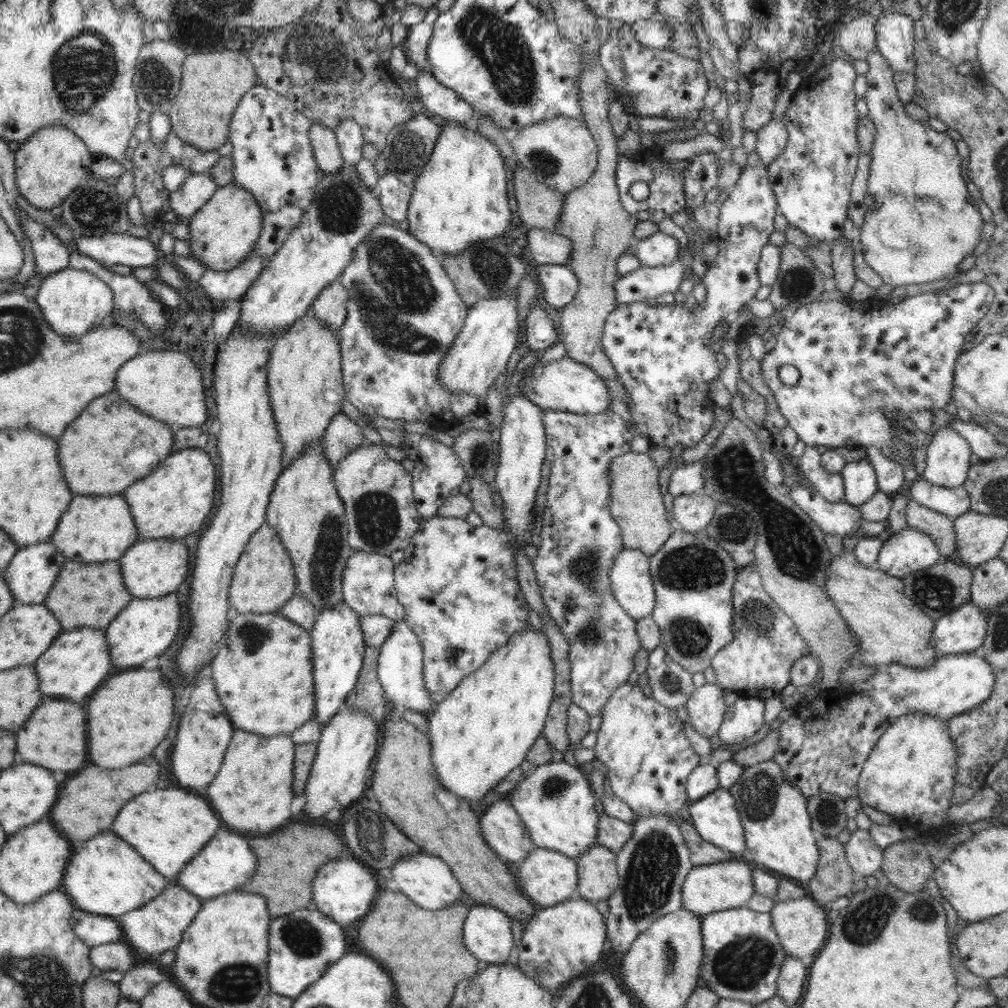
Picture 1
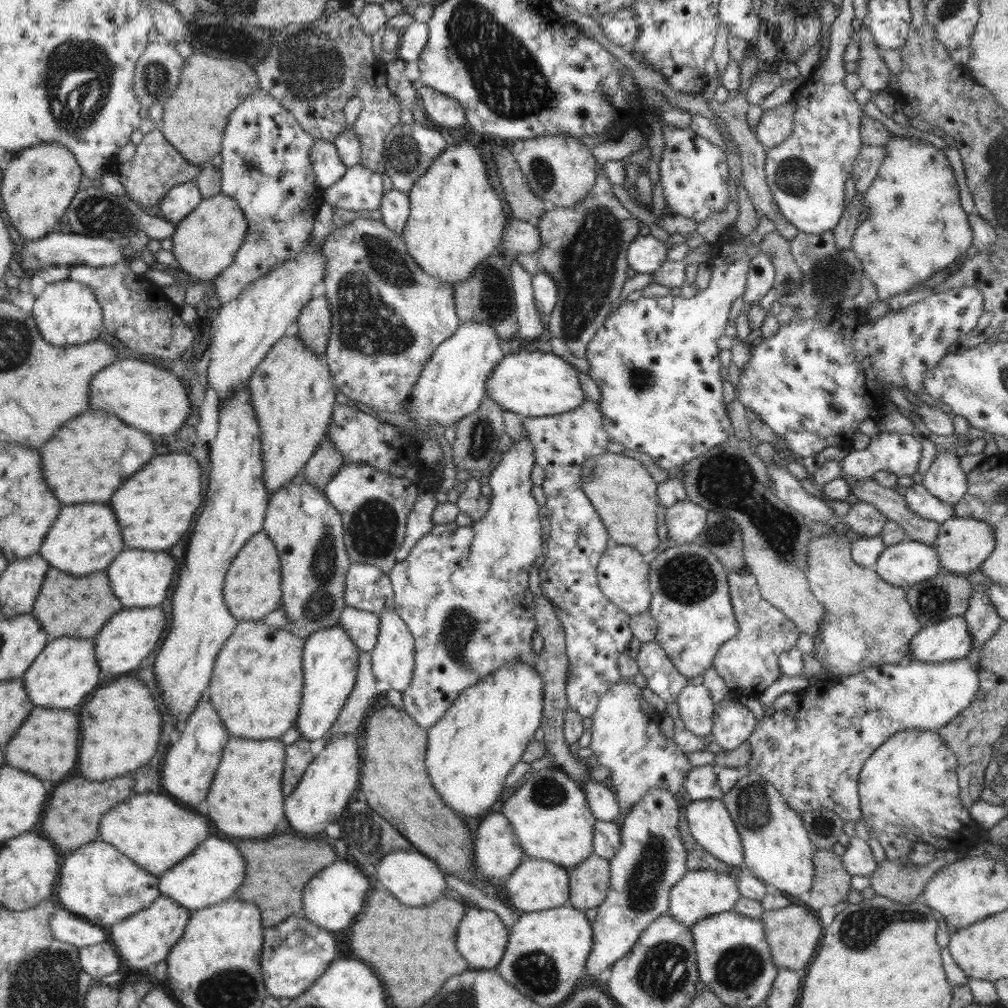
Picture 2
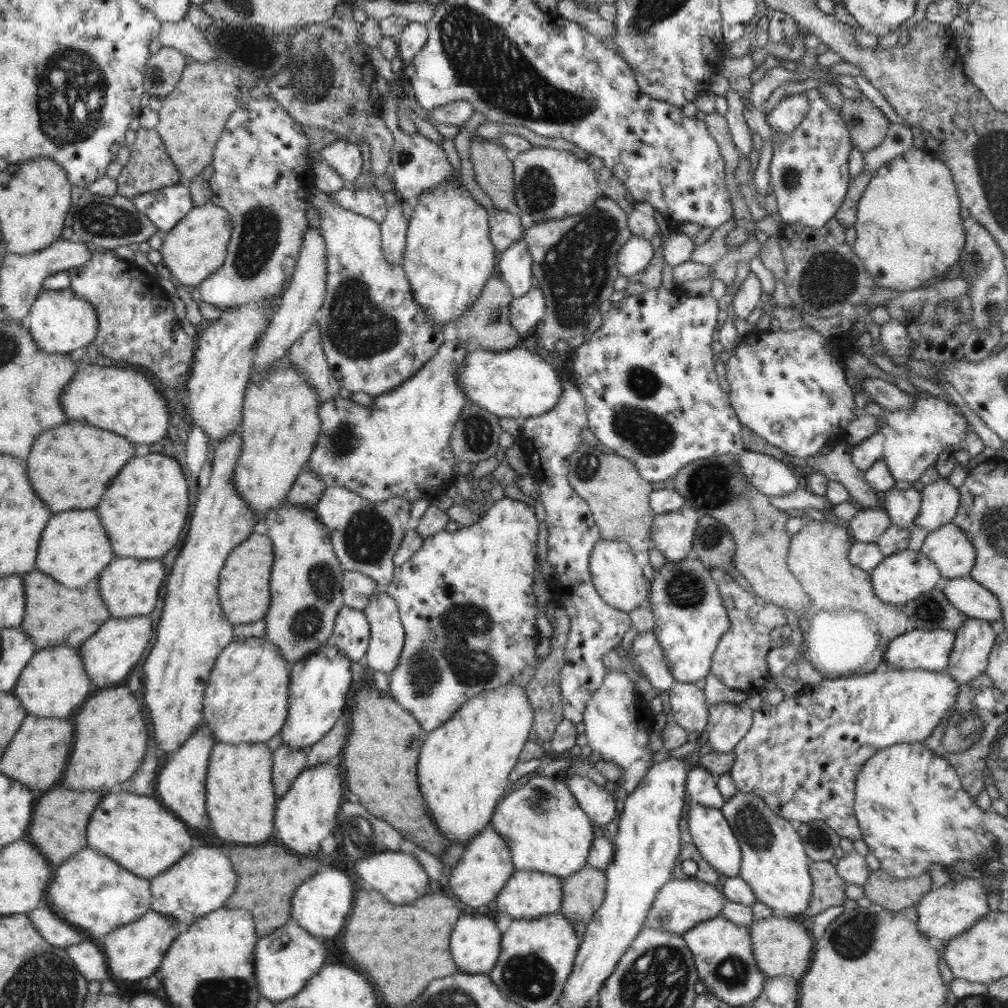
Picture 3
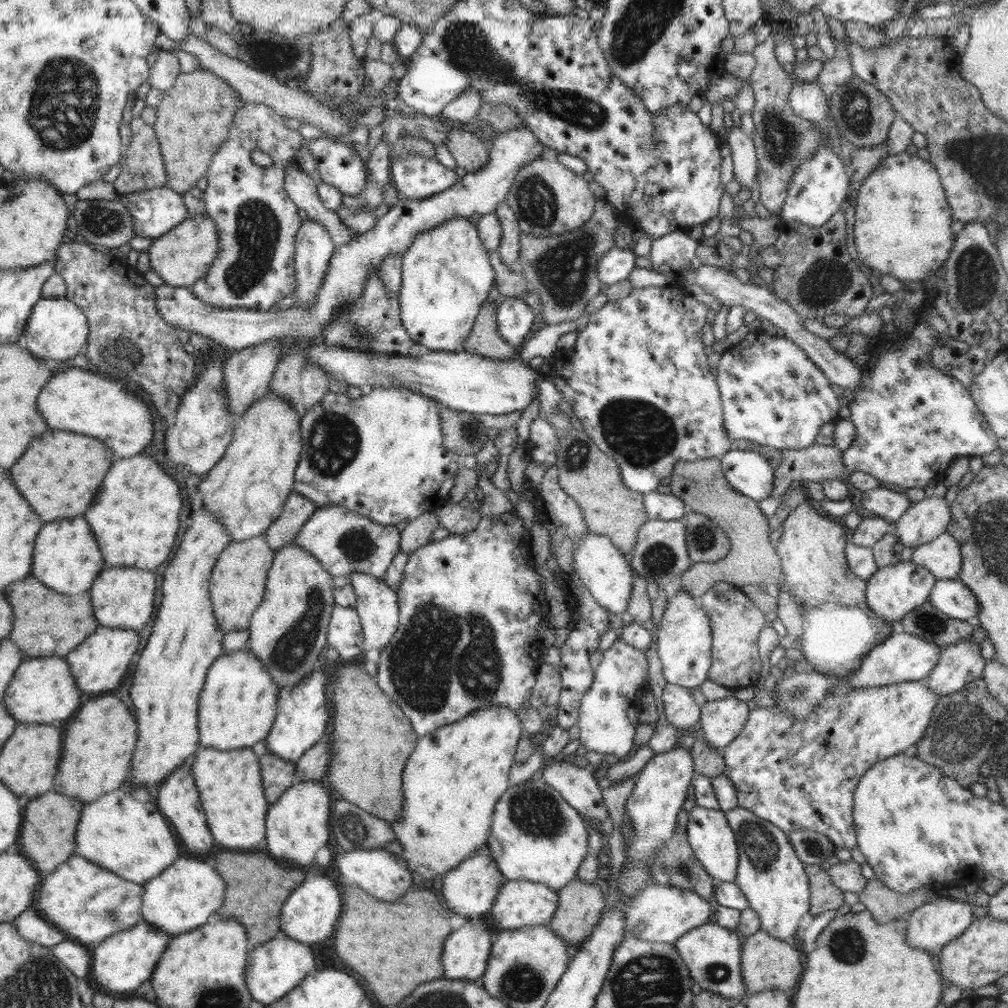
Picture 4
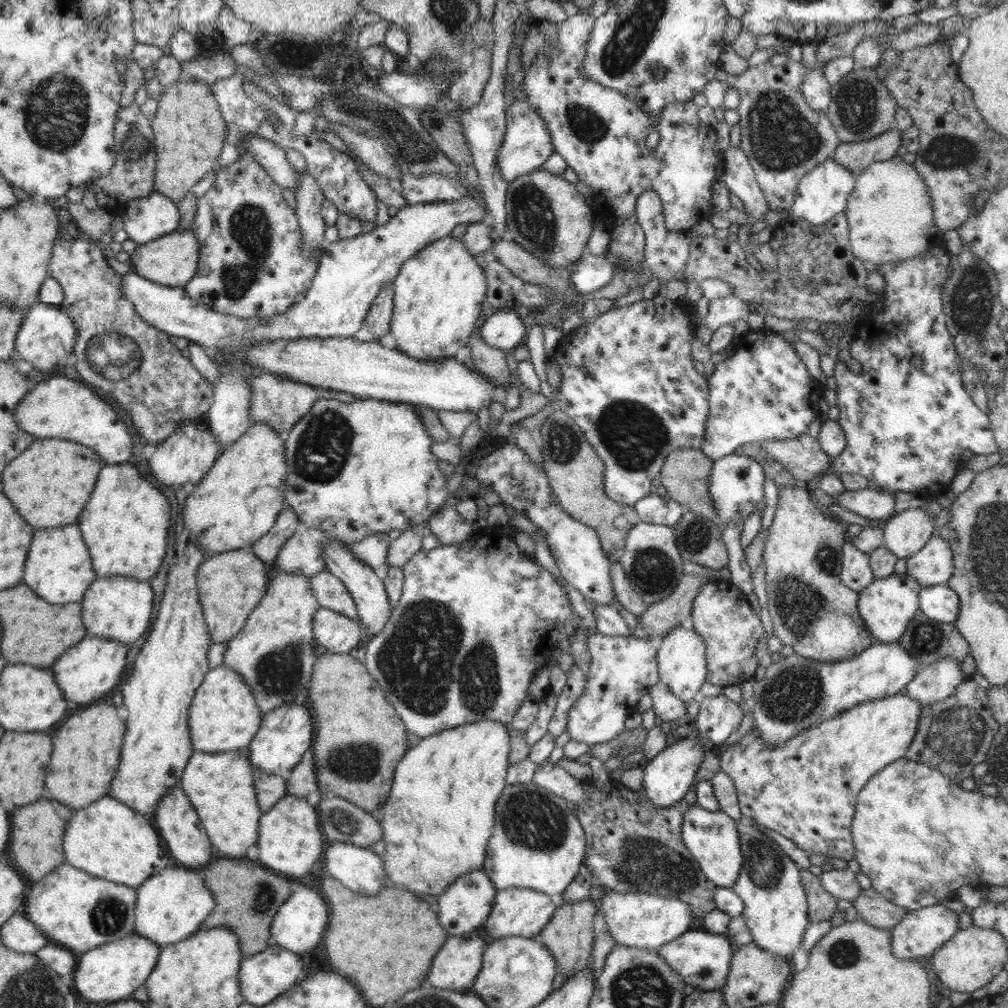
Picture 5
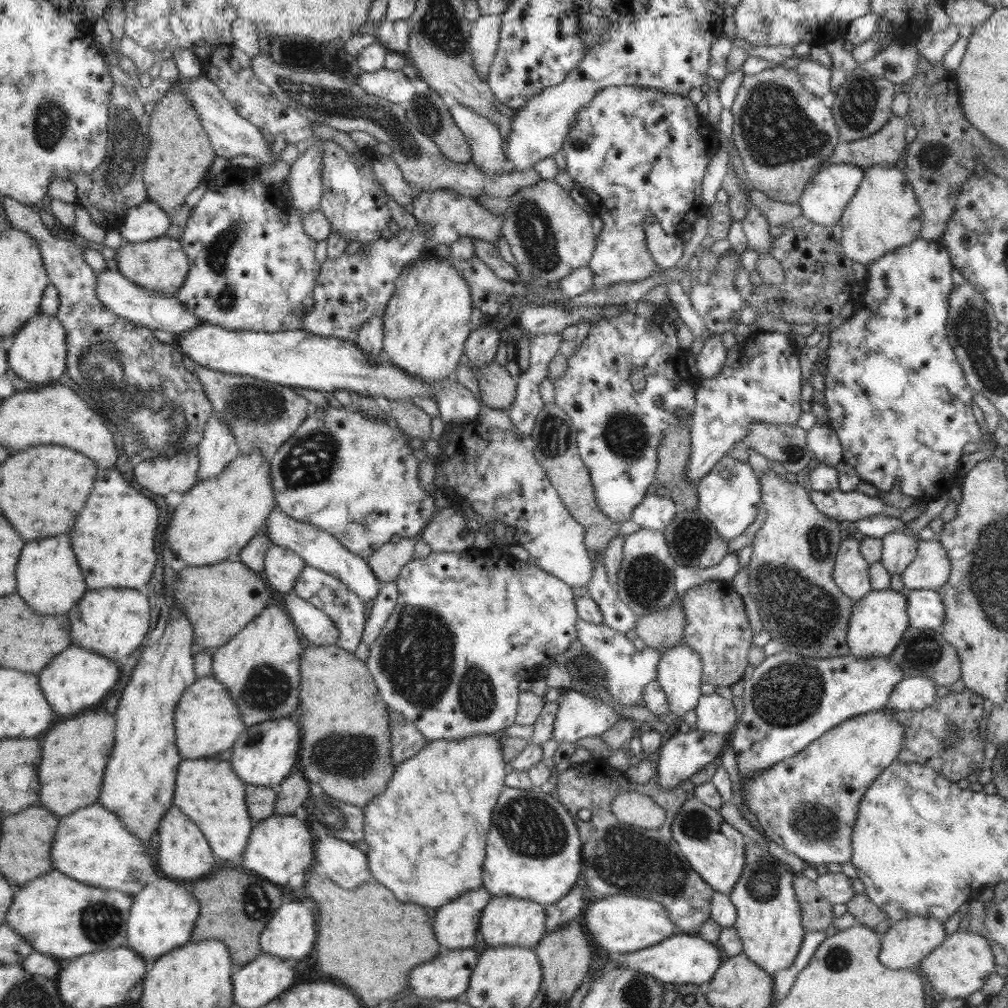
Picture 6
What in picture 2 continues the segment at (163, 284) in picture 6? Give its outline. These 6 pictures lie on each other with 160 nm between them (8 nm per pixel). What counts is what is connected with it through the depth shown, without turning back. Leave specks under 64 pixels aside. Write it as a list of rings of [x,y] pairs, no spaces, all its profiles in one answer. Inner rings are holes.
[[[223,192],[210,198],[203,198],[192,212],[176,224],[171,236],[177,268],[186,272],[192,280],[210,281],[234,260],[236,251],[244,242],[248,223],[242,209],[231,196]]]

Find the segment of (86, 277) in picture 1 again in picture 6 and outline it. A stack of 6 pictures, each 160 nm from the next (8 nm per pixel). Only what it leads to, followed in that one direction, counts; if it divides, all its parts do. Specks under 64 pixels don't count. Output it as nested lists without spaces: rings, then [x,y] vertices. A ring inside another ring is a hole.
[[[39,311],[17,331],[7,353],[9,368],[22,380],[50,385],[50,382],[56,382],[67,370],[65,328],[56,315],[50,316]]]

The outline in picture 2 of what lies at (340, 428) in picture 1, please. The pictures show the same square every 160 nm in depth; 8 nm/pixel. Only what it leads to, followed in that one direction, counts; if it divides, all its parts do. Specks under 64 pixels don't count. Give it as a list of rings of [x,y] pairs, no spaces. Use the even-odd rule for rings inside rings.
[[[326,436],[301,470],[300,480],[310,482],[310,485],[316,485],[318,489],[324,489],[342,465],[342,453]]]

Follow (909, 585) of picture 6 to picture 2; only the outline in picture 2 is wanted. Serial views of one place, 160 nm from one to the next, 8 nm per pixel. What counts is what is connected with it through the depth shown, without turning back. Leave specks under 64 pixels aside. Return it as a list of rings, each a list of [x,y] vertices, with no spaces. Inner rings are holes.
[[[953,517],[946,520],[938,531],[938,542],[934,547],[938,554],[943,571],[953,574],[973,576],[979,566],[996,548],[994,527],[986,522],[972,518]]]

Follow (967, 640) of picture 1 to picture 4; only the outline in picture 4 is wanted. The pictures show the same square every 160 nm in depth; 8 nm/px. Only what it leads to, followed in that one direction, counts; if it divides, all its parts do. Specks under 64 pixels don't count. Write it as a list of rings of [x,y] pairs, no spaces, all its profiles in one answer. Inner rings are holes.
[[[896,630],[886,640],[883,640],[882,644],[877,644],[866,654],[860,667],[854,670],[847,682],[854,688],[870,688],[892,683],[921,681],[938,664],[941,650],[942,648],[935,642],[908,634],[903,630],[900,632]]]

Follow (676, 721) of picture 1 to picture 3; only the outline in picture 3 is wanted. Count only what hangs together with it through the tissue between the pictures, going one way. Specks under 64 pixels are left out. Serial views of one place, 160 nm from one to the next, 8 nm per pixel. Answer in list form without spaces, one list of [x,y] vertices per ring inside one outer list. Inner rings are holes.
[[[610,669],[605,672],[603,683],[597,691],[593,691],[585,711],[583,712],[583,722],[585,726],[585,735],[587,736],[588,746],[596,752],[600,752],[602,759],[618,766],[618,775],[615,777],[617,784],[623,791],[623,795],[635,790],[641,780],[644,778],[648,769],[654,766],[654,753],[648,747],[650,732],[653,728],[654,715],[648,707],[648,701],[645,701],[638,691],[636,691],[635,676],[631,670]]]

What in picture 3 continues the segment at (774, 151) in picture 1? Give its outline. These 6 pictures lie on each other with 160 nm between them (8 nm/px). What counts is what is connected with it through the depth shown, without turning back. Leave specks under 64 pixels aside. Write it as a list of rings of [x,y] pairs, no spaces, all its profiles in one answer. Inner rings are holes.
[[[786,95],[765,117],[772,132],[789,136],[806,118],[809,108],[810,103],[806,95]]]

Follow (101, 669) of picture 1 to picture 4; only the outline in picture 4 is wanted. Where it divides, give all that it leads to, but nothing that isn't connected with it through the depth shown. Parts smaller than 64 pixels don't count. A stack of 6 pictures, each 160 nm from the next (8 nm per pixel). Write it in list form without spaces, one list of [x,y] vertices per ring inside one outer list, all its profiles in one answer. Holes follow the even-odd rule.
[[[62,656],[25,658],[14,671],[6,688],[3,703],[18,723],[59,724],[72,716],[72,712],[84,702],[84,694],[77,687],[68,663]]]

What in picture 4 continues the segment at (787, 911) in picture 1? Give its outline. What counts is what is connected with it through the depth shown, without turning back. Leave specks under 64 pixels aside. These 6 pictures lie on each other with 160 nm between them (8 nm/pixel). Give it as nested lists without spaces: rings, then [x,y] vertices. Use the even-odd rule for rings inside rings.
[[[758,932],[742,938],[742,977],[748,996],[766,990],[780,990],[793,993],[803,974],[805,953],[796,949],[792,941],[778,940],[767,932]]]

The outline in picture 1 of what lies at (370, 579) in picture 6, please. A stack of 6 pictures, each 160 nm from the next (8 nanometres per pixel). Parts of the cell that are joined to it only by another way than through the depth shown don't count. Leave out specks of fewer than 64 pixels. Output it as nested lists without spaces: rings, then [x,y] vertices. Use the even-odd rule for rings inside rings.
[[[395,621],[390,636],[380,647],[377,656],[377,677],[387,698],[404,709],[428,716],[434,708],[430,693],[426,690],[423,677],[423,646],[417,634],[404,622]]]

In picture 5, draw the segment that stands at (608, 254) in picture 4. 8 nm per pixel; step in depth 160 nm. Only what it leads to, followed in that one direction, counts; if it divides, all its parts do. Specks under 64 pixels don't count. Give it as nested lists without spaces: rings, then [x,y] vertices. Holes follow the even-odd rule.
[[[588,250],[579,258],[572,271],[572,283],[576,292],[591,293],[613,280],[617,268],[603,255],[592,255]]]

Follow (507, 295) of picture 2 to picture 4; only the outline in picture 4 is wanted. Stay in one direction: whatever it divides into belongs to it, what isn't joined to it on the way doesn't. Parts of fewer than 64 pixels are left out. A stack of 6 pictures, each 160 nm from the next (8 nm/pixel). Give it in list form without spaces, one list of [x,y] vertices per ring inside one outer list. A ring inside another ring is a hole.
[[[489,298],[483,302],[472,330],[463,342],[464,351],[492,360],[508,360],[516,355],[515,346],[504,340],[497,331],[499,302]]]

